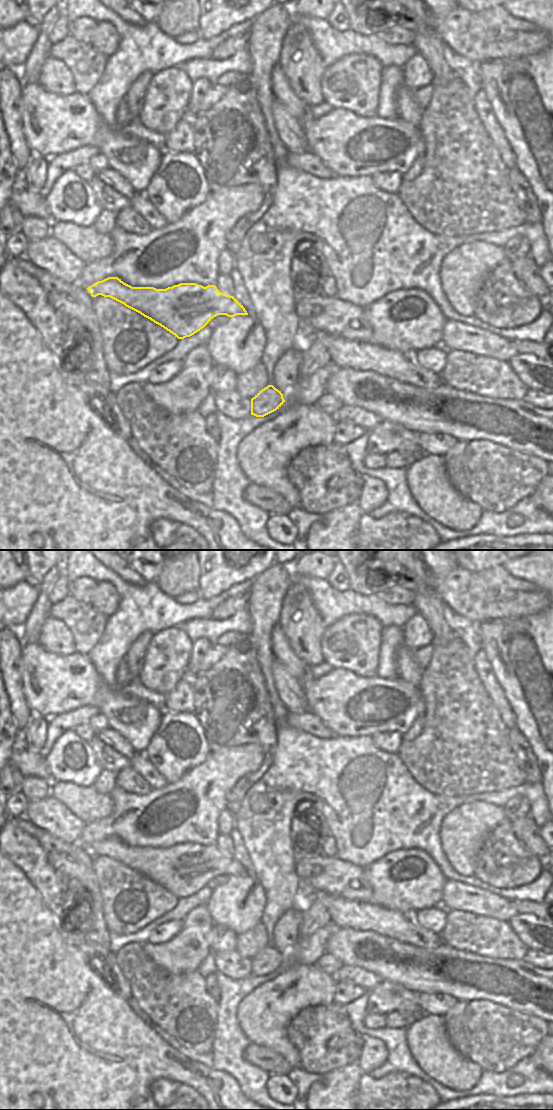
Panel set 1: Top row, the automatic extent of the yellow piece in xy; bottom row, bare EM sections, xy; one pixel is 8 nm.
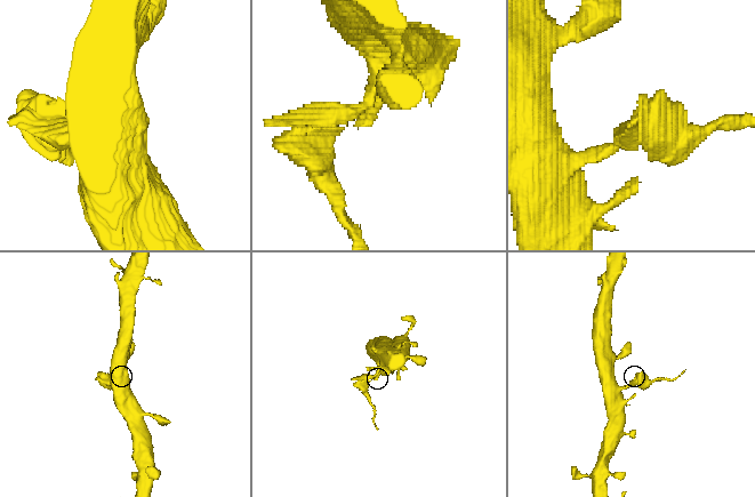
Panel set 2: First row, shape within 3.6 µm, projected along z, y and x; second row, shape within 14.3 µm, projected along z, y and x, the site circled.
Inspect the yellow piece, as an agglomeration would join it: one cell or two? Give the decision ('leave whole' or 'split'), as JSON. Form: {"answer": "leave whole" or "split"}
{"answer": "split"}

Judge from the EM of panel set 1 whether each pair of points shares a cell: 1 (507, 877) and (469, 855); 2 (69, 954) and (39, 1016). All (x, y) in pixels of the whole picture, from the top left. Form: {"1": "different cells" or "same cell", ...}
{"1": "different cells", "2": "same cell"}

